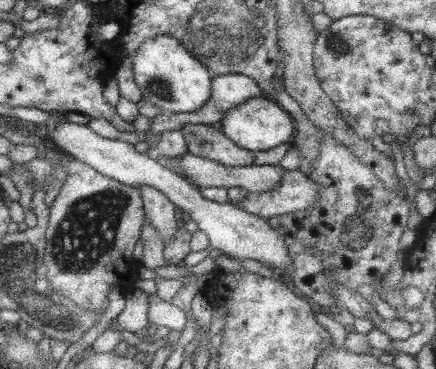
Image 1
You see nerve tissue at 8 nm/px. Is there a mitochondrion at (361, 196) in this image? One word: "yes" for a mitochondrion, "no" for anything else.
yes

